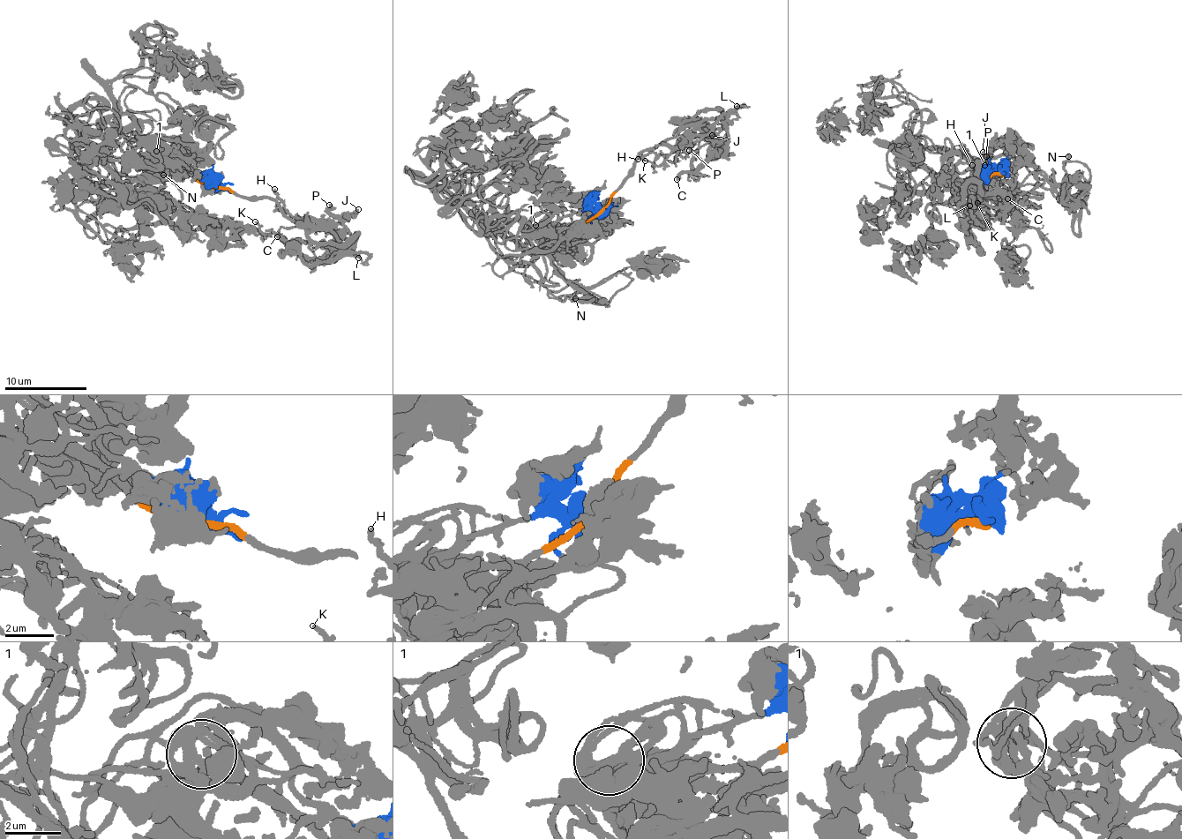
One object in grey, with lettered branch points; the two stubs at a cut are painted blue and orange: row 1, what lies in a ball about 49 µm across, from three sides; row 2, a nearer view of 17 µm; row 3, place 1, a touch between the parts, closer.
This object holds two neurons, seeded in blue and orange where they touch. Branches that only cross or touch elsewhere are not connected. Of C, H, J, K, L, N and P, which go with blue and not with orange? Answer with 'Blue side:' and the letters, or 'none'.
Blue side: N

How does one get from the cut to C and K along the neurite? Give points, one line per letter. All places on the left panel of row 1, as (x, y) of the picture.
C: (217, 185), (242, 196), (280, 199), (298, 220), (310, 218), (331, 232), (329, 250), (305, 258), (276, 235)
K: (217, 185), (264, 196), (297, 221), (332, 233), (340, 249), (310, 265), (254, 220)

